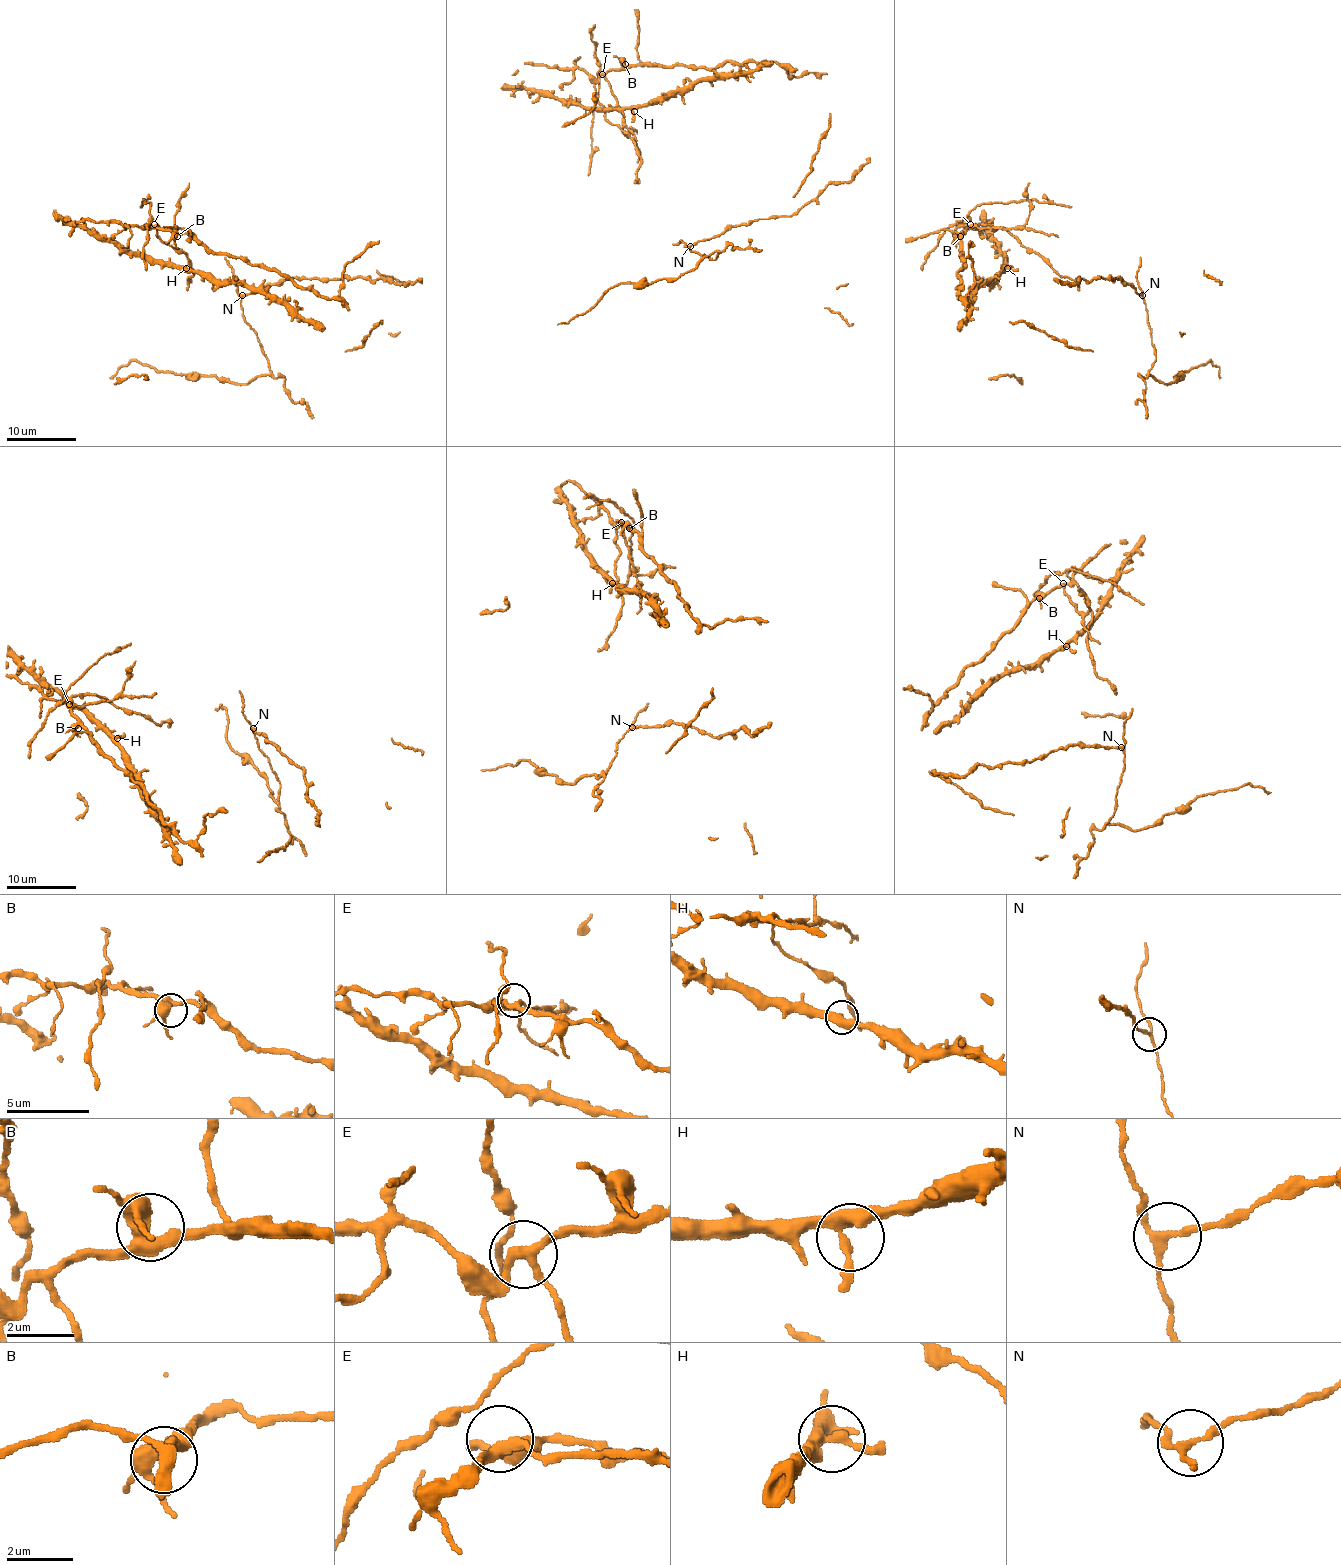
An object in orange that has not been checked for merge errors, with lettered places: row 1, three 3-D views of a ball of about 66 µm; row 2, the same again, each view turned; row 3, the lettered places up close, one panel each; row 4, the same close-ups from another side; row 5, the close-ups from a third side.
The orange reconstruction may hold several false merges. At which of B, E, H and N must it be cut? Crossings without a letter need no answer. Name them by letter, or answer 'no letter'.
N

